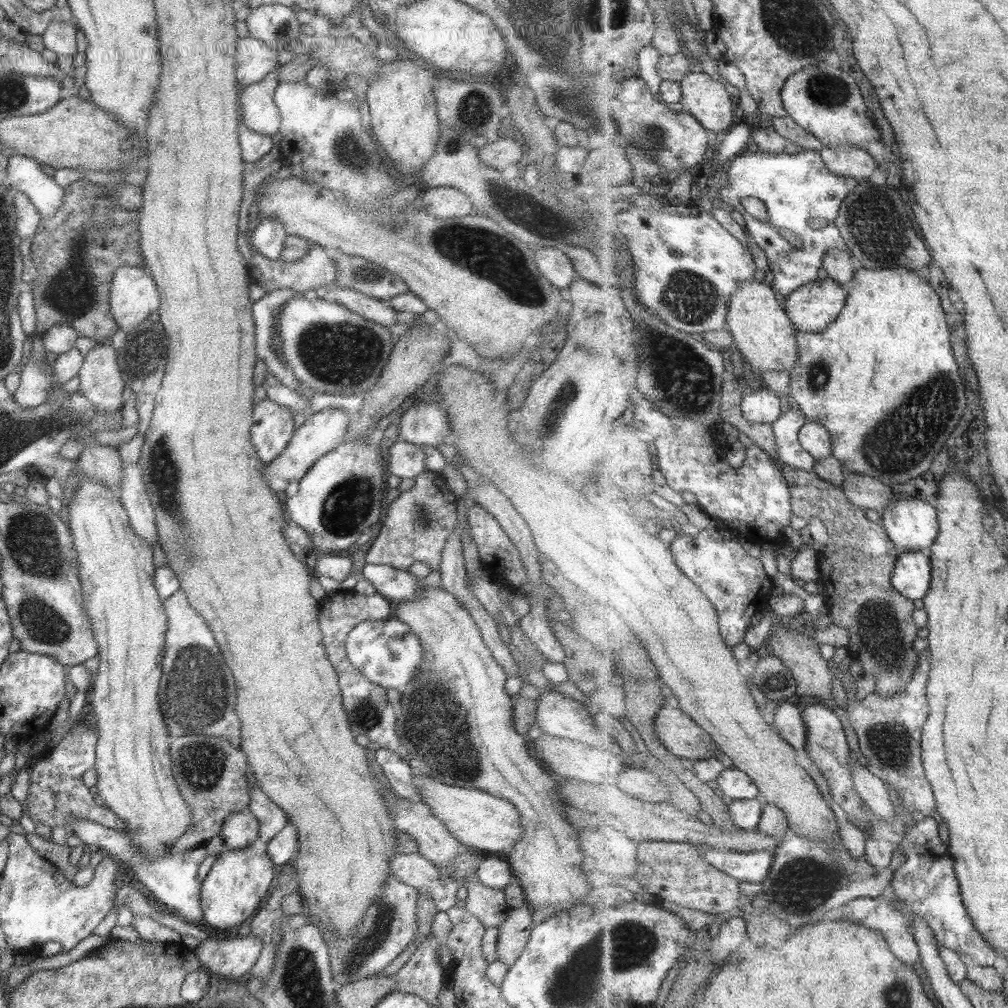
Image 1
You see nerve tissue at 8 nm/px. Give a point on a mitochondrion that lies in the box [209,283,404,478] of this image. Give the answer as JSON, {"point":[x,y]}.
{"point":[344,355]}

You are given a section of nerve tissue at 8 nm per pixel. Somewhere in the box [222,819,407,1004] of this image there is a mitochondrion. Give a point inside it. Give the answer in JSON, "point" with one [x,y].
{"point":[364,951]}

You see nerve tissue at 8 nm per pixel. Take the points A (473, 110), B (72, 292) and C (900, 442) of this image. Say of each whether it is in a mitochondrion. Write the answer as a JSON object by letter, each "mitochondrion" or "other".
{"A":"mitochondrion","B":"mitochondrion","C":"mitochondrion"}

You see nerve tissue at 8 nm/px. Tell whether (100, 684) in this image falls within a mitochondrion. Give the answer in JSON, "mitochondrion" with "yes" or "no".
{"mitochondrion":"no"}

